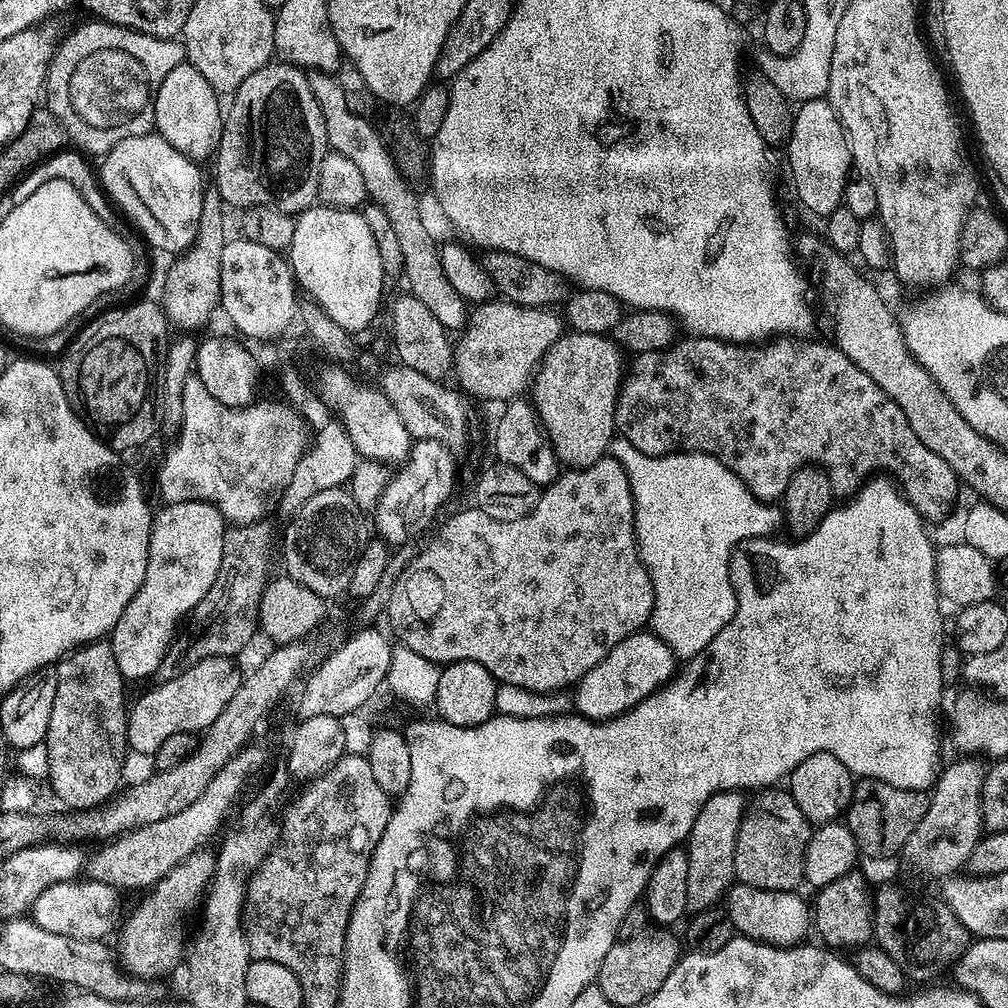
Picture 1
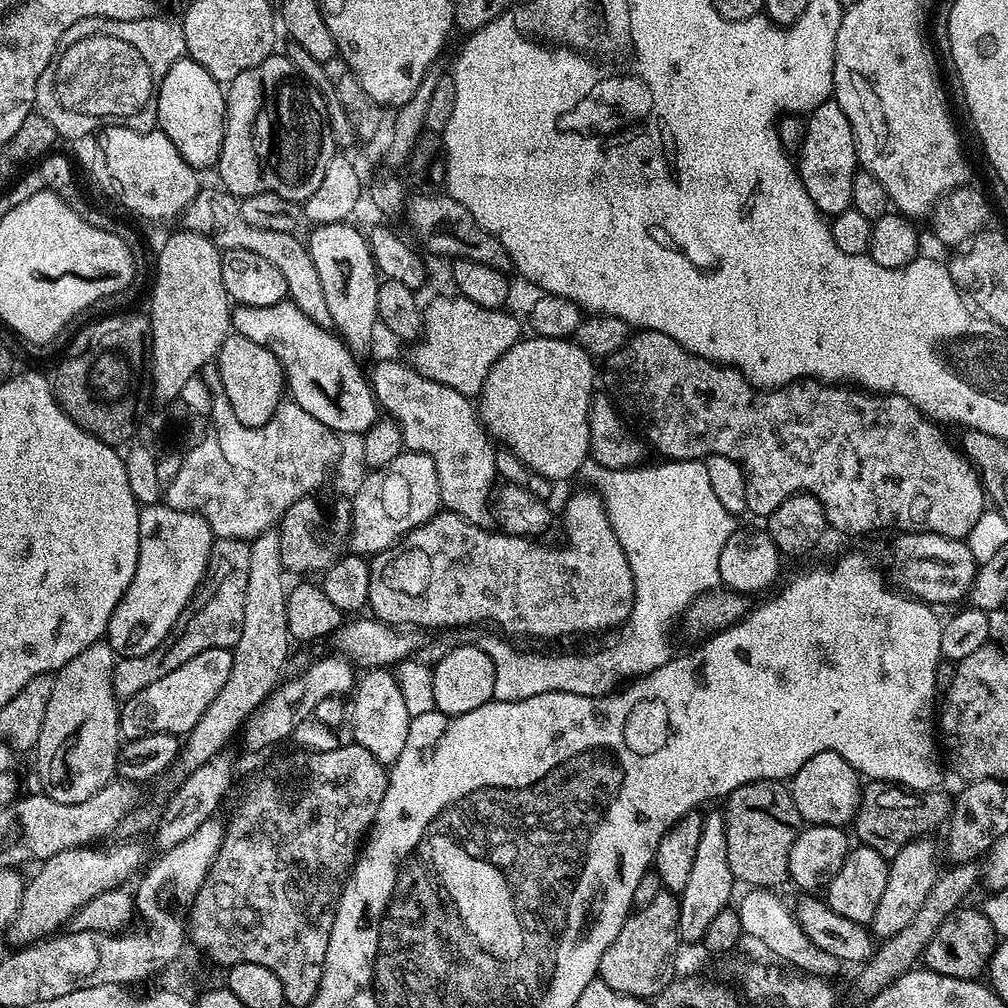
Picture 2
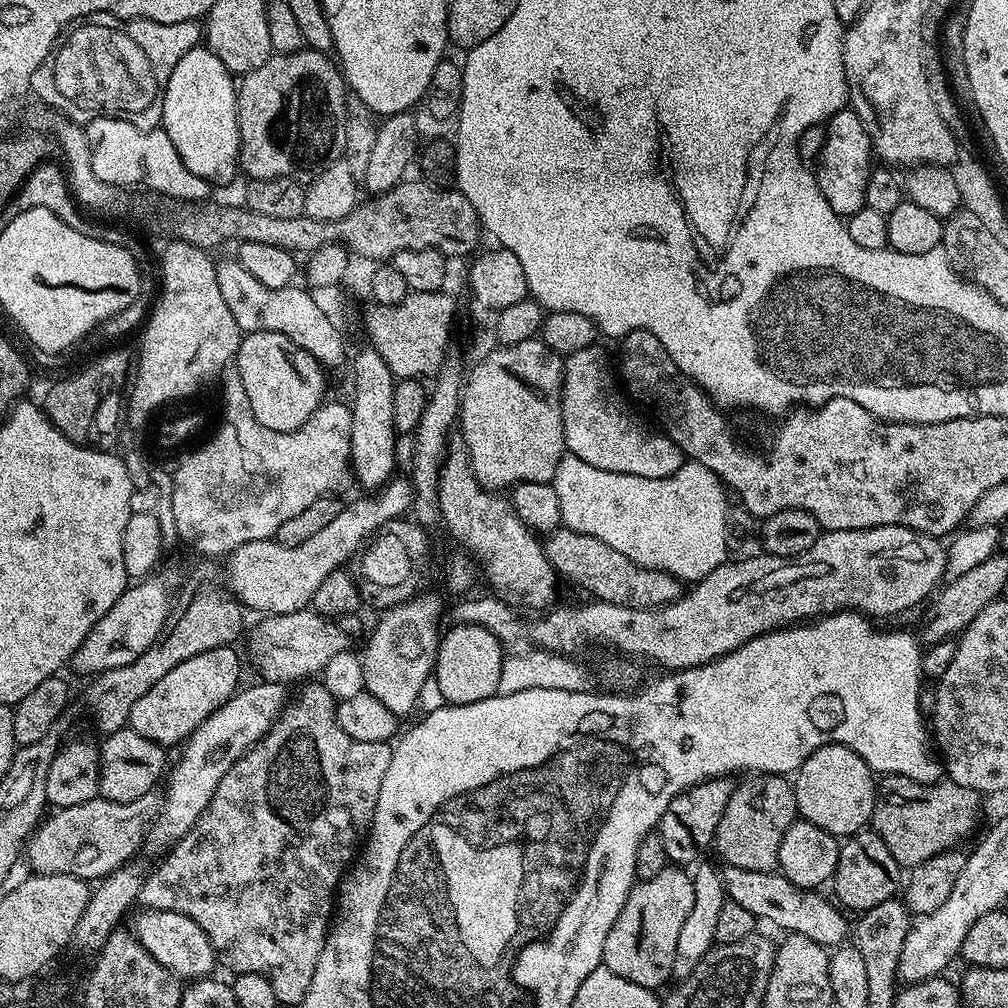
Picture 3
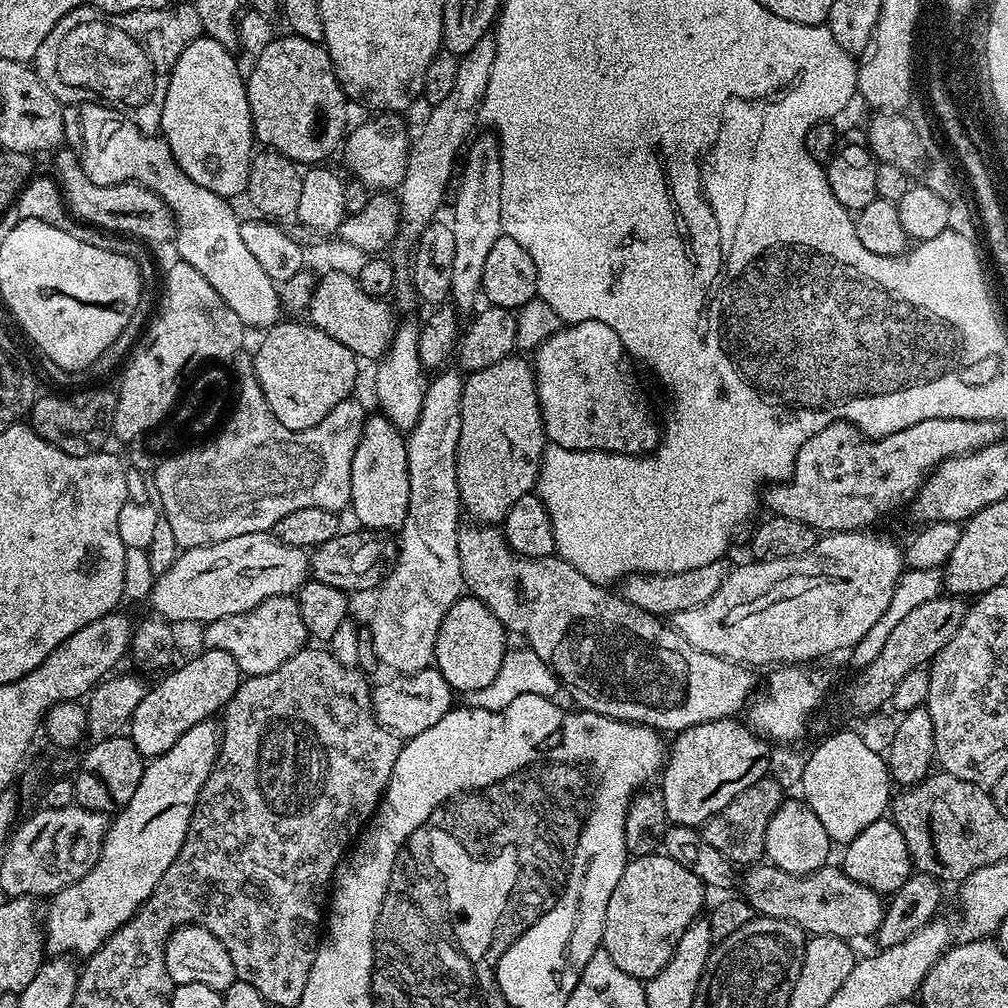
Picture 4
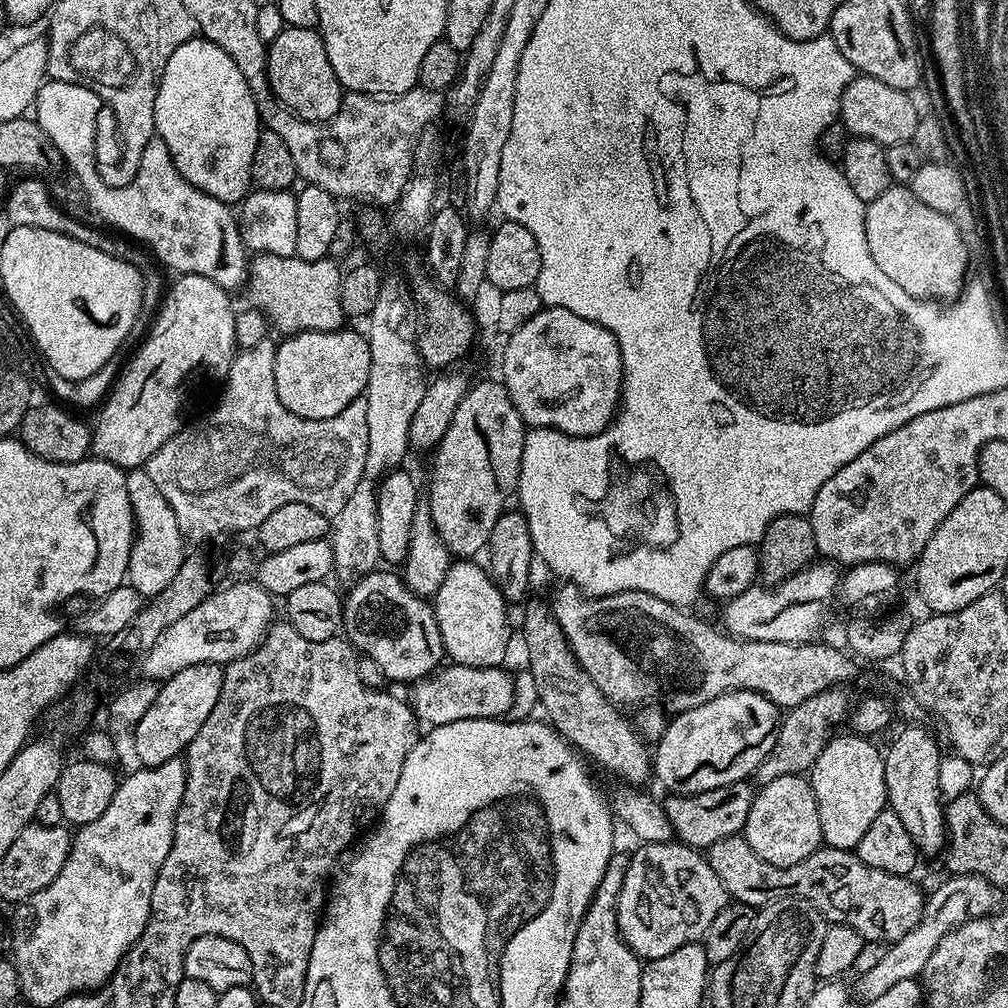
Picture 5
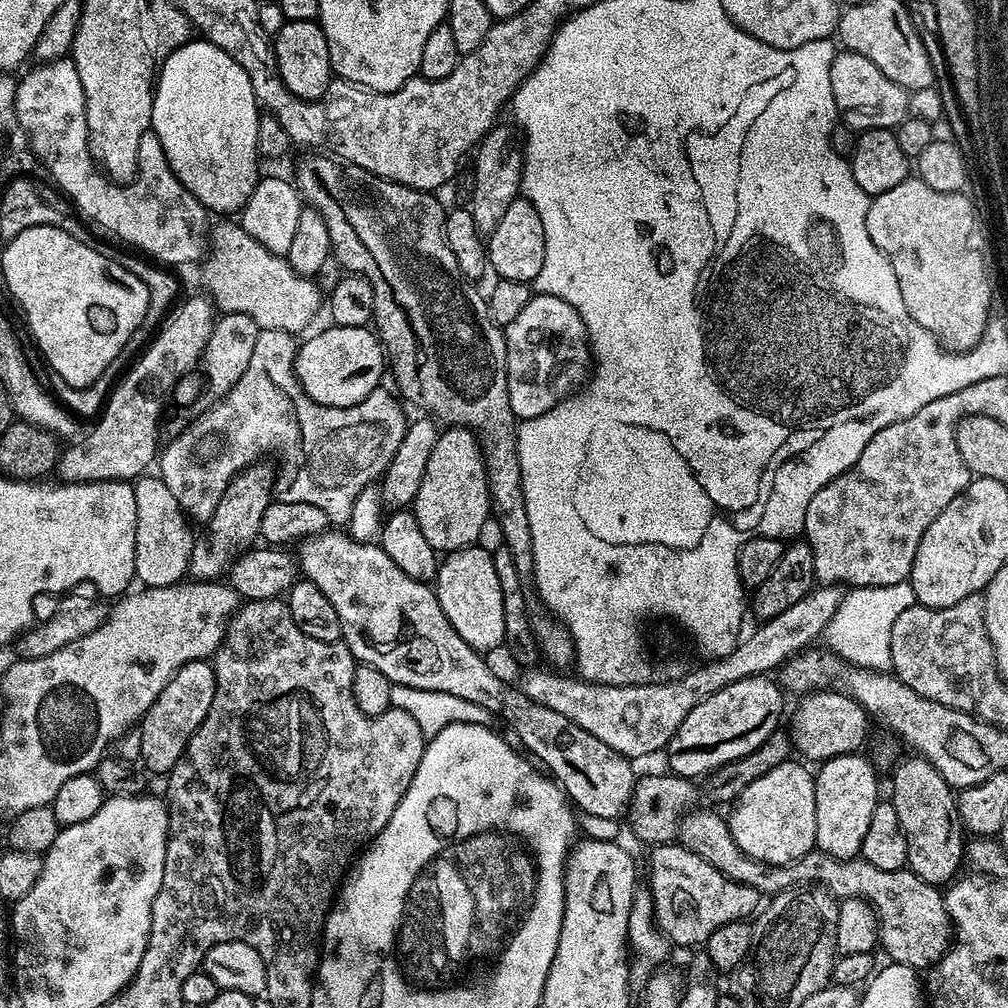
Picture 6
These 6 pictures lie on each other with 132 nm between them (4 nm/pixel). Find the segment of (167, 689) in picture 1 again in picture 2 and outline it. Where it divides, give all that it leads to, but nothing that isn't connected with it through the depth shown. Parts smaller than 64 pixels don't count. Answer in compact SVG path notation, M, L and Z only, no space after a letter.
M226 648L202 650L202 654L194 654L194 658L190 658L190 662L183 666L178 666L178 670L165 674L159 682L146 686L146 690L123 701L120 709L121 737L130 741L163 732L191 732L198 718L202 718L202 714L206 714L206 708L214 702L214 698L218 698L222 686L226 686L231 665L232 653Z

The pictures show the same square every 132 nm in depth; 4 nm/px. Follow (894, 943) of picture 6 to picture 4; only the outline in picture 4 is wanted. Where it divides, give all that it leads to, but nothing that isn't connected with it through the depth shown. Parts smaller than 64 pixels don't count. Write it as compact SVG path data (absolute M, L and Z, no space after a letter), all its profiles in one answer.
M757 862L747 865L744 872L743 899L748 901L753 913L788 920L791 924L797 924L805 933L812 936L837 936L849 942L856 942L859 936L875 937L878 926L884 917L886 907L881 893L870 890L870 886L862 886L862 882L854 882L844 873L843 867L825 866L814 870L808 876L795 876L781 868L775 868L767 862Z

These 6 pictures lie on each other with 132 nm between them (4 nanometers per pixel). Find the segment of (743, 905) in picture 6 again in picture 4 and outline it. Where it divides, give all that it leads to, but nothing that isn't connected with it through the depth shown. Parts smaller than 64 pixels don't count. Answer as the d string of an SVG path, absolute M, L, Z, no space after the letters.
M667 854L629 859L606 905L602 950L610 954L614 966L630 974L630 978L641 982L654 978L654 974L670 962L670 954L674 954L678 938L686 934L686 926L701 915L704 892L705 884Z

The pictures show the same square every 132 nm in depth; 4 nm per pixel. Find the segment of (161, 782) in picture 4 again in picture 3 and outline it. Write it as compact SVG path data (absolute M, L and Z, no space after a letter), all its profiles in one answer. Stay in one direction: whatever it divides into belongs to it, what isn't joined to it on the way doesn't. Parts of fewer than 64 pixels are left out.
M255 682L248 689L237 691L232 699L227 700L202 726L198 726L179 749L180 757L176 765L171 765L166 776L168 789L163 789L160 811L156 814L146 837L146 848L152 852L164 854L178 843L184 835L198 822L202 810L210 806L210 798L214 798L214 790L218 790L218 782L249 752L264 735L272 729L272 724L286 707L284 700L285 685Z

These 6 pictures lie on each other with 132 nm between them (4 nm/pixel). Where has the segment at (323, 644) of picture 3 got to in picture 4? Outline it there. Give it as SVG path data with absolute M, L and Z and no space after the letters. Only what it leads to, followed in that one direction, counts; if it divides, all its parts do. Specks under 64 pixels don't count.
M295 595L266 598L256 608L242 614L230 614L230 618L218 618L203 625L204 648L226 650L238 662L241 673L245 677L270 674L270 670L278 670L286 658L298 654L300 648L309 643L306 622L302 622L302 614L296 605Z

